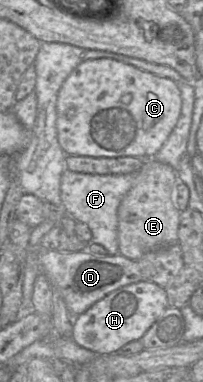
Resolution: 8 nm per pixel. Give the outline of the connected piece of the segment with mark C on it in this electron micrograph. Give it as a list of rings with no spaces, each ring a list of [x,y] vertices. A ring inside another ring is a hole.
[[[111,58],[80,63],[59,89],[58,142],[66,155],[151,159],[175,127],[181,112],[178,83]]]

